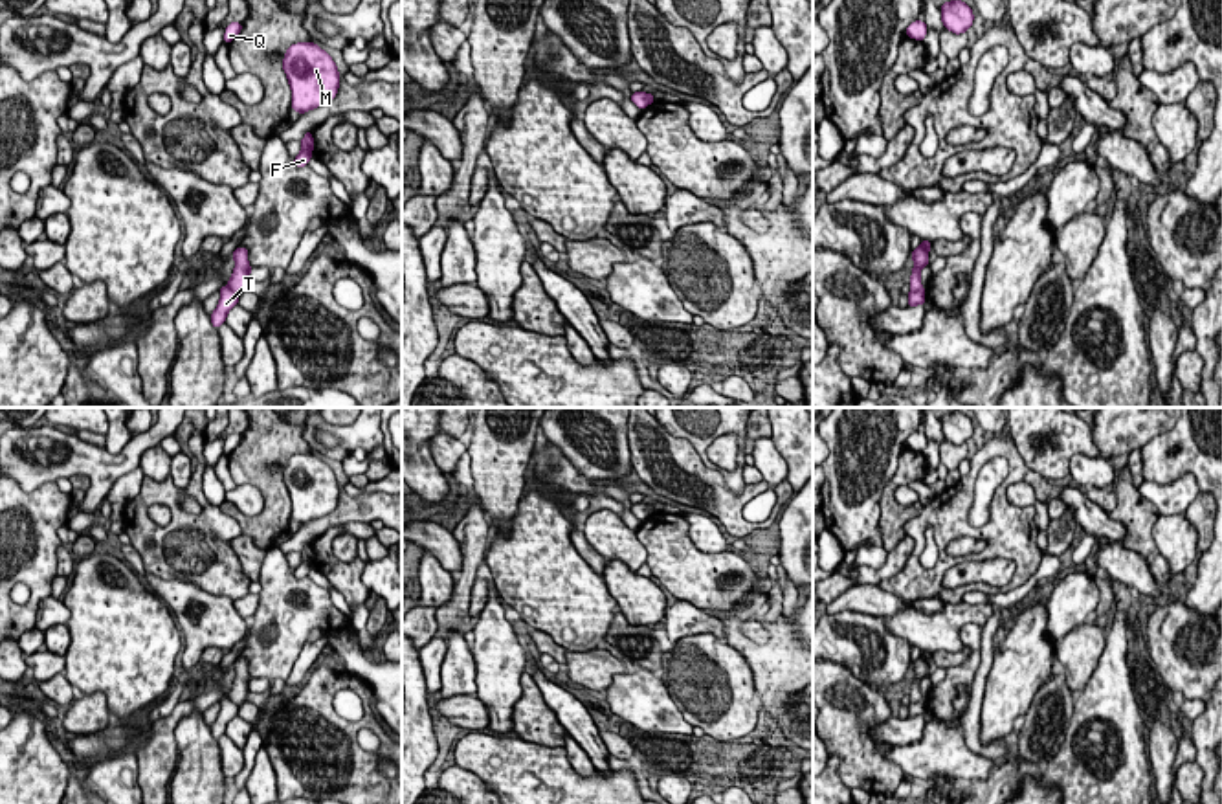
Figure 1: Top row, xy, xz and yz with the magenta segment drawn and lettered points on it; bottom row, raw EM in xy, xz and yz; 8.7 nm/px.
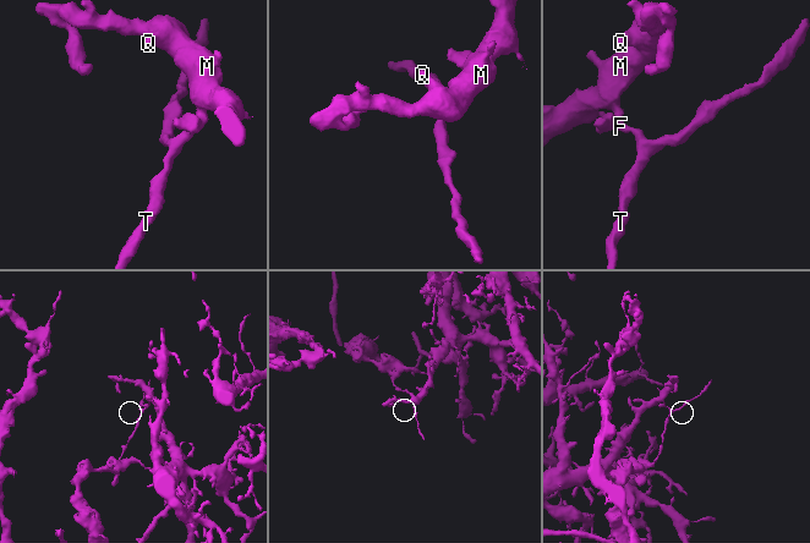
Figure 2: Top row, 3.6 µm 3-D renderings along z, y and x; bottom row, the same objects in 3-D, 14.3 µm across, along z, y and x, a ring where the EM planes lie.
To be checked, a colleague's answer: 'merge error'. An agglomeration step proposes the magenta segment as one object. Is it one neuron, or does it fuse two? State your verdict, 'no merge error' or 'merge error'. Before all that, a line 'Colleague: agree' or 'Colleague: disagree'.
Colleague: agree
merge error

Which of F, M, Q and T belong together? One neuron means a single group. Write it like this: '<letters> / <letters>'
F M Q / T

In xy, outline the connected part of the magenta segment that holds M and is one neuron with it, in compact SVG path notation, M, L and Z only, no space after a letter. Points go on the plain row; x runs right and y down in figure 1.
M314 453L292 455L284 464L283 481L292 499L292 519L301 527L330 514L338 505L338 477Z

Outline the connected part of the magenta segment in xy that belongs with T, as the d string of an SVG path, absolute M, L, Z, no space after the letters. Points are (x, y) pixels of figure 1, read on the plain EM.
M229 698L220 699L220 712L211 727L211 734L218 740L224 732L228 723L239 714L239 705L233 703Z

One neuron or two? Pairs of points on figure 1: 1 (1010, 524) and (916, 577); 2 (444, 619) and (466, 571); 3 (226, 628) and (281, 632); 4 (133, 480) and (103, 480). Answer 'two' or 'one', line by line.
1: one
2: one
3: two
4: two

